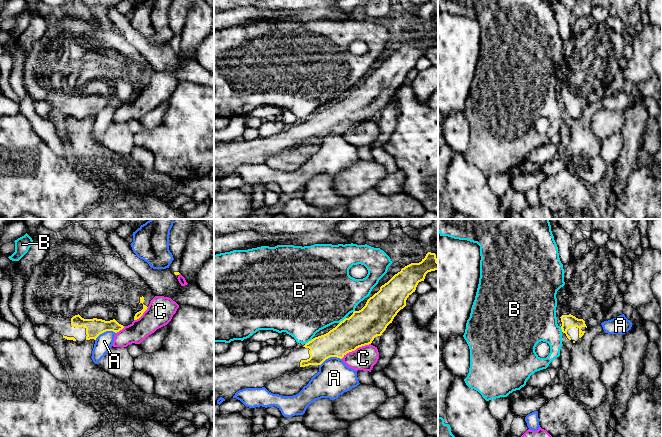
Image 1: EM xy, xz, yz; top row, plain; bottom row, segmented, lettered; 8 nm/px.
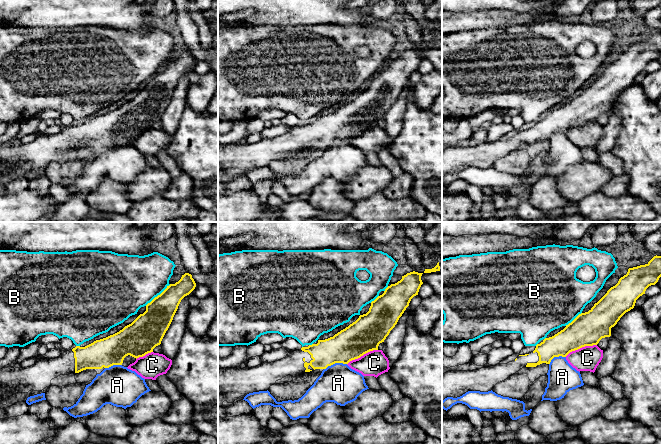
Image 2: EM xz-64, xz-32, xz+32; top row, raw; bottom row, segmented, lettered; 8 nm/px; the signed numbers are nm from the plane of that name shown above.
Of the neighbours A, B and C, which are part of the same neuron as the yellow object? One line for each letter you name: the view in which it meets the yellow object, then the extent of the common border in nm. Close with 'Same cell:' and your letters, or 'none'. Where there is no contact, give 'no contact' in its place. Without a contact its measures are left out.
Same cell: none

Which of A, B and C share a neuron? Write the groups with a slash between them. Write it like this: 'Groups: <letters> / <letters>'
Groups: A / B / C

